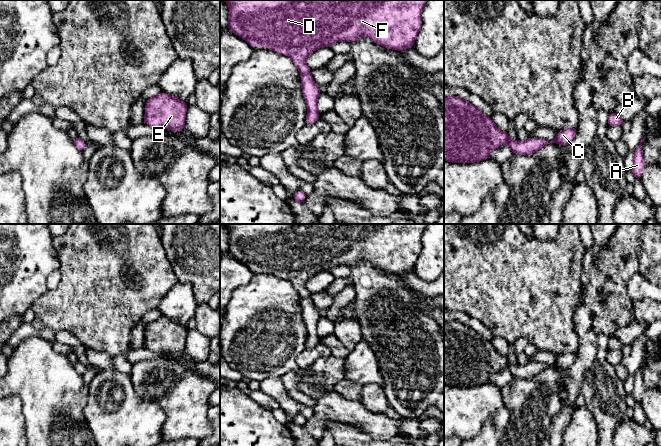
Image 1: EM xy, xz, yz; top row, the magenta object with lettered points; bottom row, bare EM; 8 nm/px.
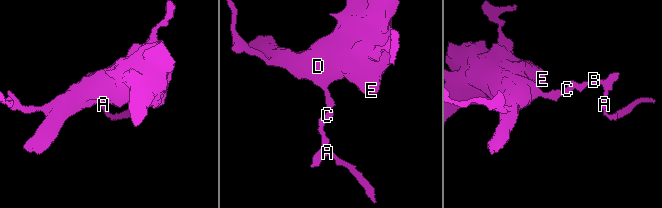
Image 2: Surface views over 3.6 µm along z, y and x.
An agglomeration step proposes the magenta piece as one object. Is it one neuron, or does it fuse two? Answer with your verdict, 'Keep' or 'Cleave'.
Keep

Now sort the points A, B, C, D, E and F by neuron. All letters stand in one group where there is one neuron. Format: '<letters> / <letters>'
A B C D E F

